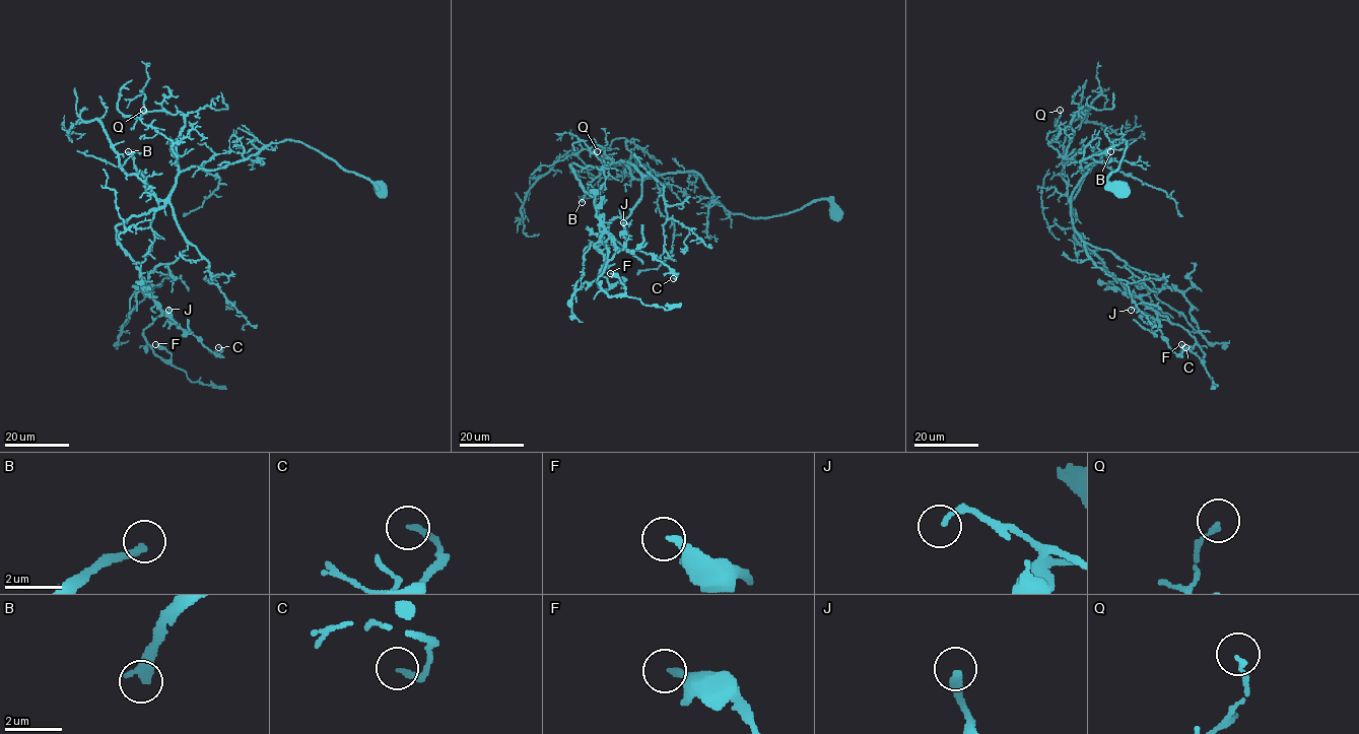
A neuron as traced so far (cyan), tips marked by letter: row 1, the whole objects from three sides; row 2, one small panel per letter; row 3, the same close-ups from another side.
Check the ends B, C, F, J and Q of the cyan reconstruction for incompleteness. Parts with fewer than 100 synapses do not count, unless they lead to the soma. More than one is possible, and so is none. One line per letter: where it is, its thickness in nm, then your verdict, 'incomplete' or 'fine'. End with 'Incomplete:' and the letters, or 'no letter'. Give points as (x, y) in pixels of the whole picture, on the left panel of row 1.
B: at (128, 151); 300 nm thick; incomplete
C: at (218, 347); 200 nm thick; fine
F: at (155, 344); 240 nm thick; fine
J: at (168, 310); 240 nm thick; fine
Q: at (143, 110); 140 nm thick; fine
Incomplete: B

